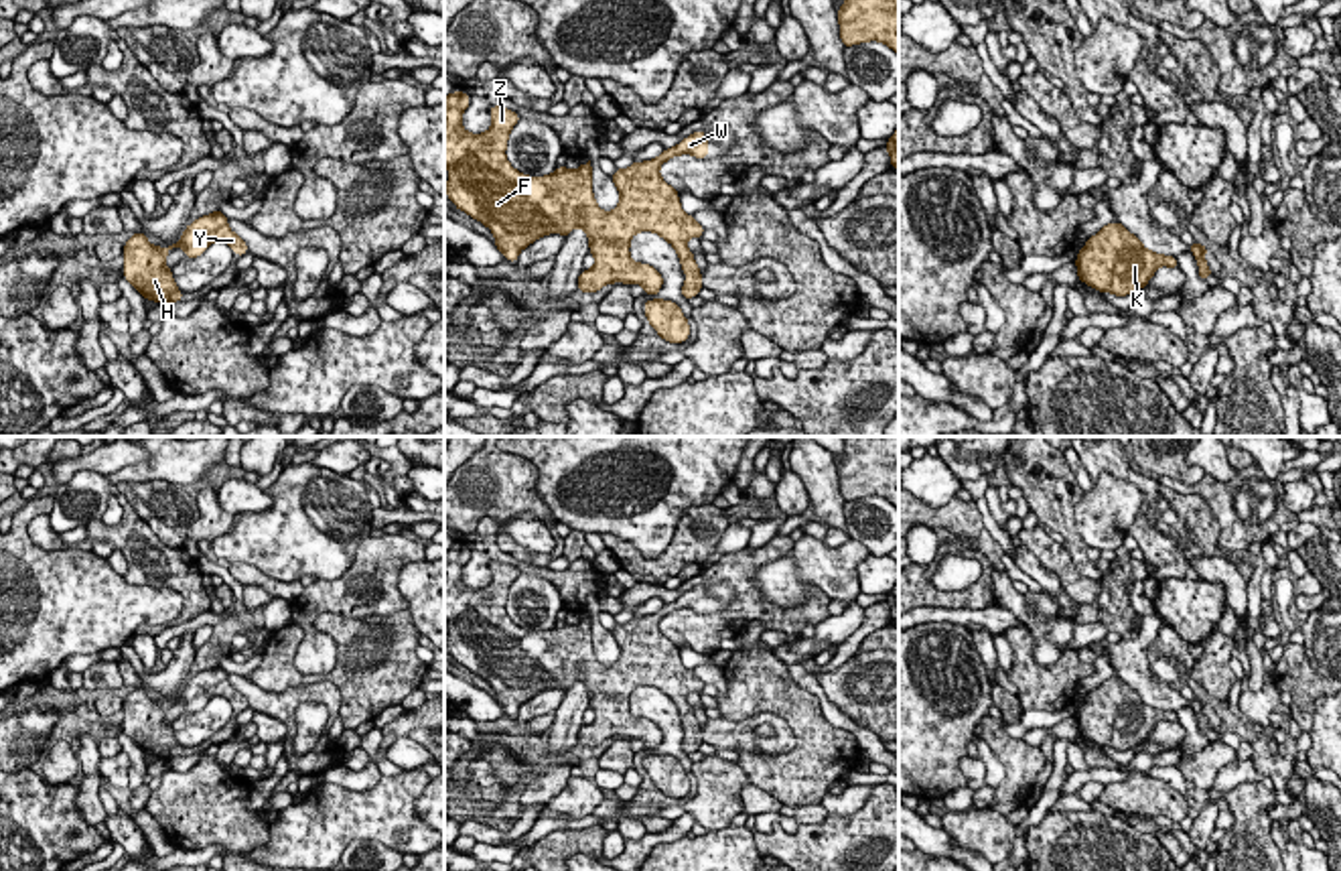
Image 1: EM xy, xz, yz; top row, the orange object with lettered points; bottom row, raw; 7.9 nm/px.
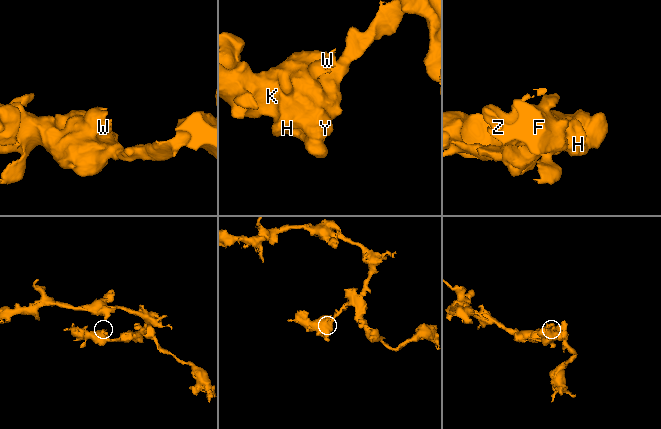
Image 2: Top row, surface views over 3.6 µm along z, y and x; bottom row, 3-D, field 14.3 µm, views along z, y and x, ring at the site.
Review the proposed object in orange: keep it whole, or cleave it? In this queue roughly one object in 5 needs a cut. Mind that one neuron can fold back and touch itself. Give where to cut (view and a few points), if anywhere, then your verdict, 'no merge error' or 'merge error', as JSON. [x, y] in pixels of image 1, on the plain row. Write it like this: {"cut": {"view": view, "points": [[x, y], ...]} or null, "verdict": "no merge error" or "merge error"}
{"cut": null, "verdict": "no merge error"}

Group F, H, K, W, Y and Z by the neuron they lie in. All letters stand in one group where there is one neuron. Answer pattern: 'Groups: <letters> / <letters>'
Groups: F H K W Y Z

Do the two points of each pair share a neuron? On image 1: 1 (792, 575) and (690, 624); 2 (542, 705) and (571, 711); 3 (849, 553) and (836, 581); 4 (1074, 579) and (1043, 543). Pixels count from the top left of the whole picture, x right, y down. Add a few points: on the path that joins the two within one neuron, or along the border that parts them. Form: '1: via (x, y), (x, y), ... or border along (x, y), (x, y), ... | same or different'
1: border along (751, 577), (782, 608), (808, 591) | different
2: border along (567, 693), (554, 713) | different
3: via (844, 559), (836, 567), (836, 575) | same
4: via (1066, 571), (1047, 551) | same

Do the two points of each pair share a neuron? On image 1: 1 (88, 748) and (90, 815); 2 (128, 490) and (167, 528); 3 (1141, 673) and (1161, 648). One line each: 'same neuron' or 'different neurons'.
1: same neuron
2: same neuron
3: different neurons

